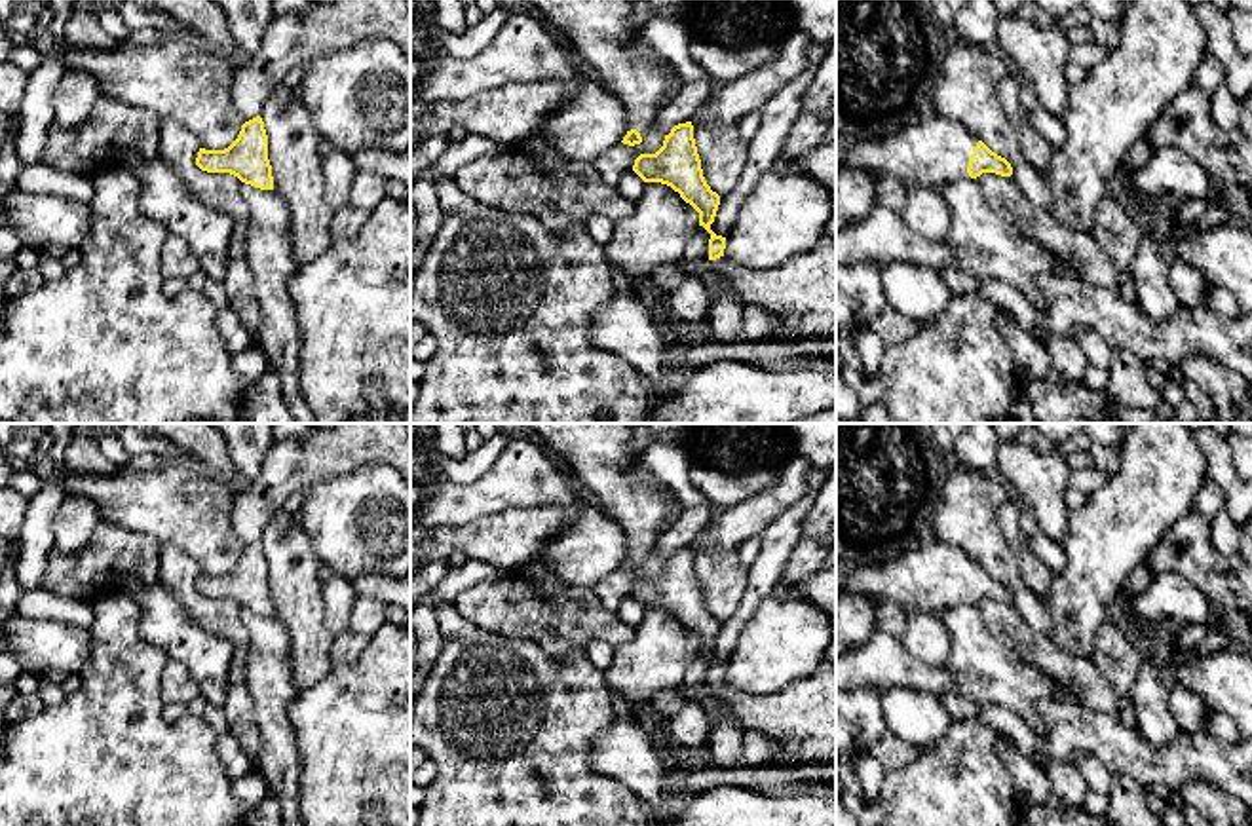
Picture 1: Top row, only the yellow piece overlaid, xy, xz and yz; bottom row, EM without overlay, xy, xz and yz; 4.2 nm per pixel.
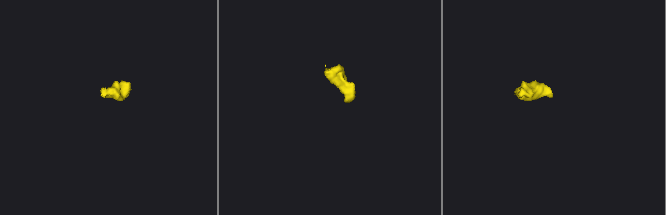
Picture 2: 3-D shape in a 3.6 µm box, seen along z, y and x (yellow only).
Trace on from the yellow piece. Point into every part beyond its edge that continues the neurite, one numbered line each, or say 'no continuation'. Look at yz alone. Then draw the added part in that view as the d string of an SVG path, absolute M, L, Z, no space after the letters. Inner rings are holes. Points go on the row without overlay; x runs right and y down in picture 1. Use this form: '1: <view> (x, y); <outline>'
1: yz (935, 576); M927 537L882 566L845 572L844 594L942 615L952 606L971 604L967 592L977 568L958 547Z

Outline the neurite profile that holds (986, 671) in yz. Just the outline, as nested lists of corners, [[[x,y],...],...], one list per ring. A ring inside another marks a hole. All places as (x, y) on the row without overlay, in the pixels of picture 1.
[[[977,604],[952,606],[942,613],[950,632],[950,659],[944,665],[958,682],[958,695],[984,706],[1015,710],[1035,733],[1045,733],[1041,703],[1079,704],[1068,689],[1056,687],[1015,649],[990,634]]]

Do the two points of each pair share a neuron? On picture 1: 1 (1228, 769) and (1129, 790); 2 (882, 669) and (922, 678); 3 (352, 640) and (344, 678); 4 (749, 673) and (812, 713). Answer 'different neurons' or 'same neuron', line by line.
1: different neurons
2: same neuron
3: different neurons
4: different neurons

